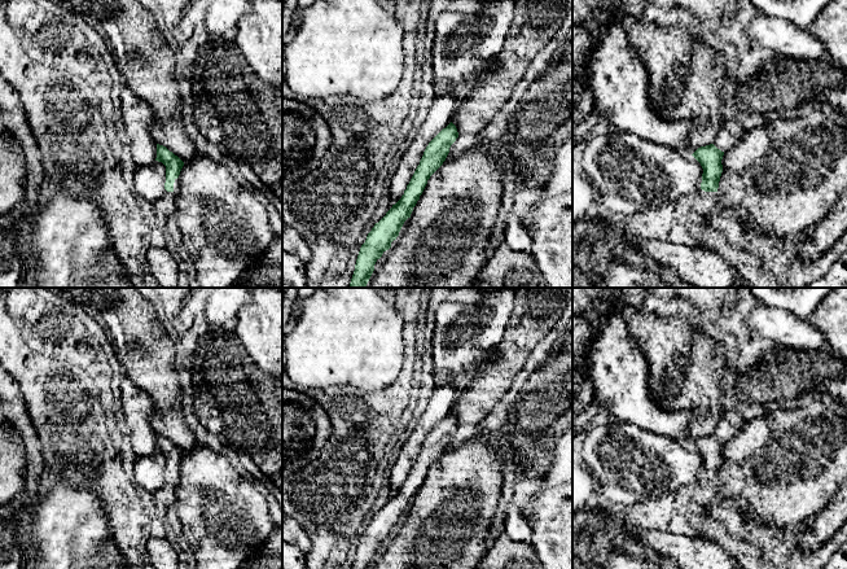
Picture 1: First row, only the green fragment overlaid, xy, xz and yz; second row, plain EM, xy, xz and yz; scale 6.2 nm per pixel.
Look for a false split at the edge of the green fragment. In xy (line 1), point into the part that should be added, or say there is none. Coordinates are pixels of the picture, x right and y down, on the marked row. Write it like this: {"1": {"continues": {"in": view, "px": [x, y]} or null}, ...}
{"1": {"continues": {"in": "xy", "px": [176, 184]}}}

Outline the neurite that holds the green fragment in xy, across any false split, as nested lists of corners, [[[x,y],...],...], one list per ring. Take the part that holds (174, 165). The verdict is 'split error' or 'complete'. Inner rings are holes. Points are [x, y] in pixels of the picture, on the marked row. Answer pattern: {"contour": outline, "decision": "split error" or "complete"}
{"contour": [[[157,144],[157,158],[155,161],[162,162],[166,166],[166,183],[164,189],[167,192],[179,192],[179,175],[184,166],[184,162],[170,152],[166,146]]], "decision": "split error"}

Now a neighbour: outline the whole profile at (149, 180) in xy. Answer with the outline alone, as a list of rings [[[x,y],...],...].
[[[153,162],[137,167],[133,175],[135,191],[146,201],[154,202],[164,193],[166,166]]]

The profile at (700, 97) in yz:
[[[645,22],[645,34],[628,31],[631,47],[637,52],[649,74],[650,104],[667,121],[690,119],[688,143],[693,154],[698,148],[714,144],[723,119],[725,66],[723,54],[692,36],[690,44],[679,44],[668,27]]]

